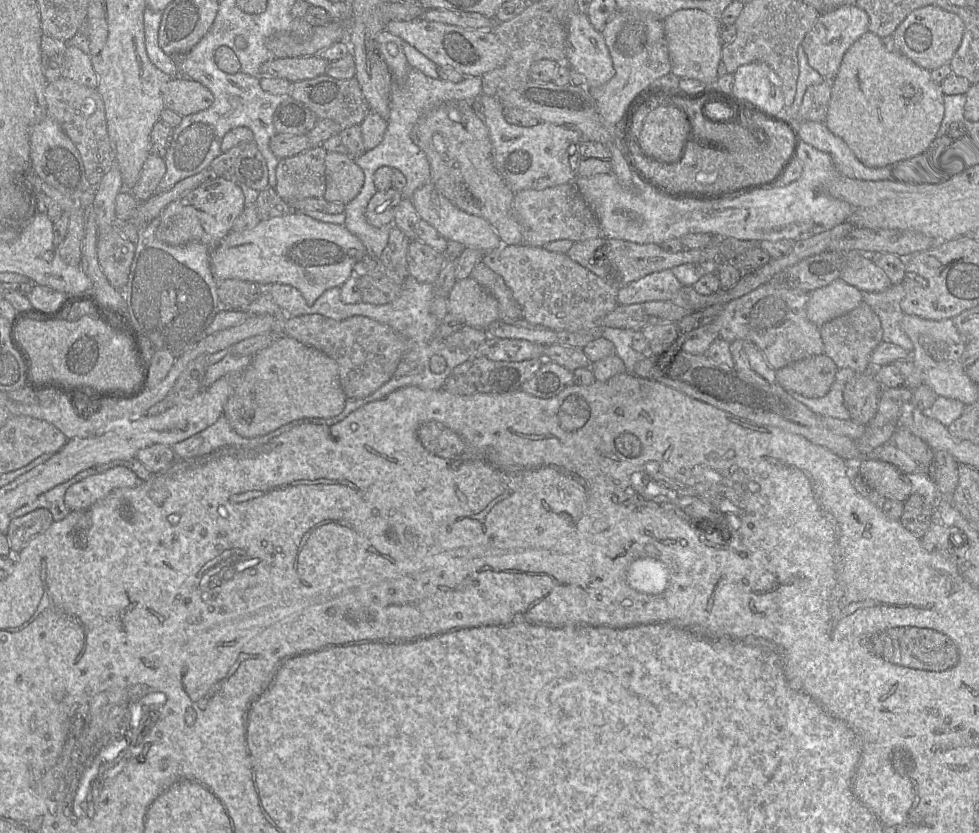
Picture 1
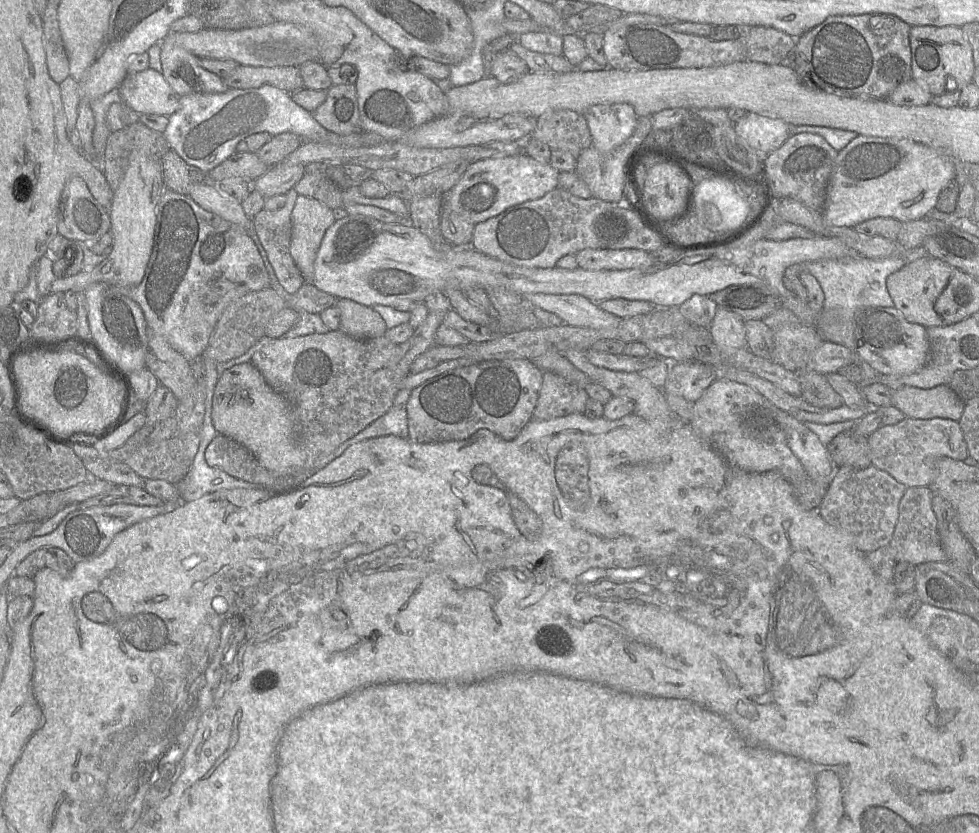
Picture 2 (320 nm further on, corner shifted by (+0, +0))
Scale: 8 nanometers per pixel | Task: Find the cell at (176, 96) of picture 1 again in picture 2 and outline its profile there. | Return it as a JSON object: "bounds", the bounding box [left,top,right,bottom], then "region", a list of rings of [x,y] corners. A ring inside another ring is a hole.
{"bounds":[119,68,180,117],"region":[[[148,68],[128,74],[119,87],[120,101],[139,115],[170,117],[180,106],[180,96],[170,87],[163,74]]]}

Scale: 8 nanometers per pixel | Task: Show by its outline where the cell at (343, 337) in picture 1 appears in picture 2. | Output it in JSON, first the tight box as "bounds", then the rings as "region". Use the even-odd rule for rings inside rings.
{"bounds":[206,329,407,492],"region":[[[337,329],[297,337],[285,334],[270,338],[253,354],[251,362],[267,384],[290,403],[297,439],[306,453],[304,466],[289,474],[272,475],[246,447],[222,434],[208,445],[206,462],[235,478],[270,491],[287,492],[302,487],[311,474],[322,468],[324,458],[390,410],[407,376],[397,373],[400,359],[399,344],[390,341],[386,335],[357,339]]]}

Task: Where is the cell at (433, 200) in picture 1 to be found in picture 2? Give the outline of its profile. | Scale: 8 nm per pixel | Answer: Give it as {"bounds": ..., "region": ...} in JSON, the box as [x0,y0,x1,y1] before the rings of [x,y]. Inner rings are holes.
{"bounds":[515,292,621,329],"region":[[[515,292],[528,302],[528,305],[539,307],[558,315],[564,324],[593,329],[618,326],[621,318],[605,312],[599,303],[578,294],[528,294]]]}

